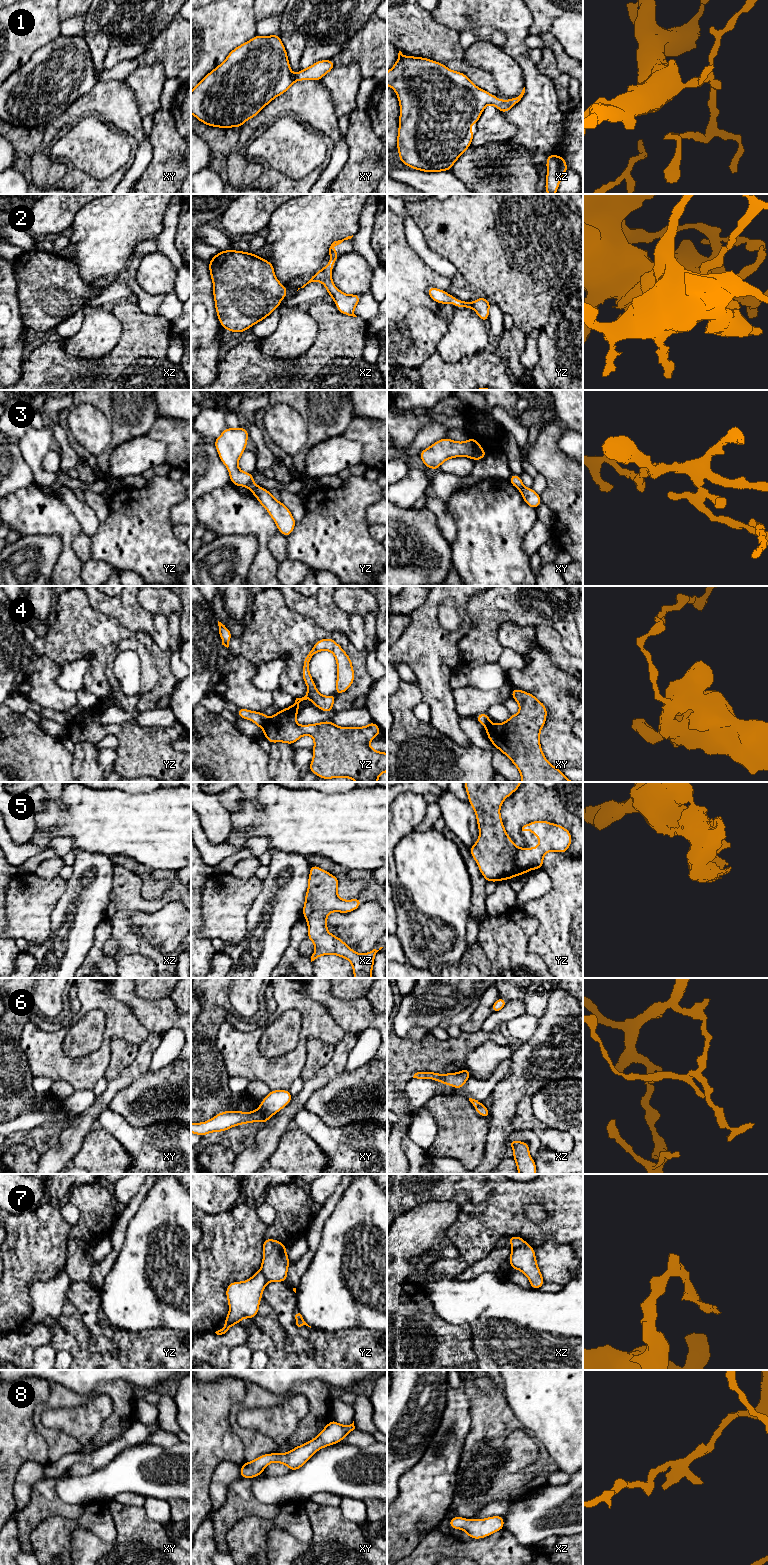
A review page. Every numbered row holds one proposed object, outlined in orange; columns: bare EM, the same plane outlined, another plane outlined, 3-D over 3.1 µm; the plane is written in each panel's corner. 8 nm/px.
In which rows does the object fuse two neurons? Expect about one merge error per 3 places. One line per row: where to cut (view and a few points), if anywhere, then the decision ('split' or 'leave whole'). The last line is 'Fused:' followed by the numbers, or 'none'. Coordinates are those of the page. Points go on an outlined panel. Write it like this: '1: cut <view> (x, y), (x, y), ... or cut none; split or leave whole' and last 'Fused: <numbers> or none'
1: cut none; leave whole
2: cut none; leave whole
3: cut yz (258, 486), (252, 492); split
4: cut yz (266, 724), (262, 727); split
5: cut none; leave whole
6: cut xy (259, 1108), (272, 1114); split
7: cut xz (527, 1244), (512, 1246); split
8: cut none; leave whole
Fused: 3, 4, 6, 7

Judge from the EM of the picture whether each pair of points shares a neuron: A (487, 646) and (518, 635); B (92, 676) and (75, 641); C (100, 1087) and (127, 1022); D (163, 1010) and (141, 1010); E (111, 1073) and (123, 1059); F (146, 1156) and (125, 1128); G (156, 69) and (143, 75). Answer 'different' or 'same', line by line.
A: different
B: same
C: different
D: same
E: same
F: same
G: same

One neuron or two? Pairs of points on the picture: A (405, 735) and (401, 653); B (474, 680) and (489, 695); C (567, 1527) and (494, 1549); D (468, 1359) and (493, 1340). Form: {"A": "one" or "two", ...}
{"A": "two", "B": "two", "C": "two", "D": "two"}

